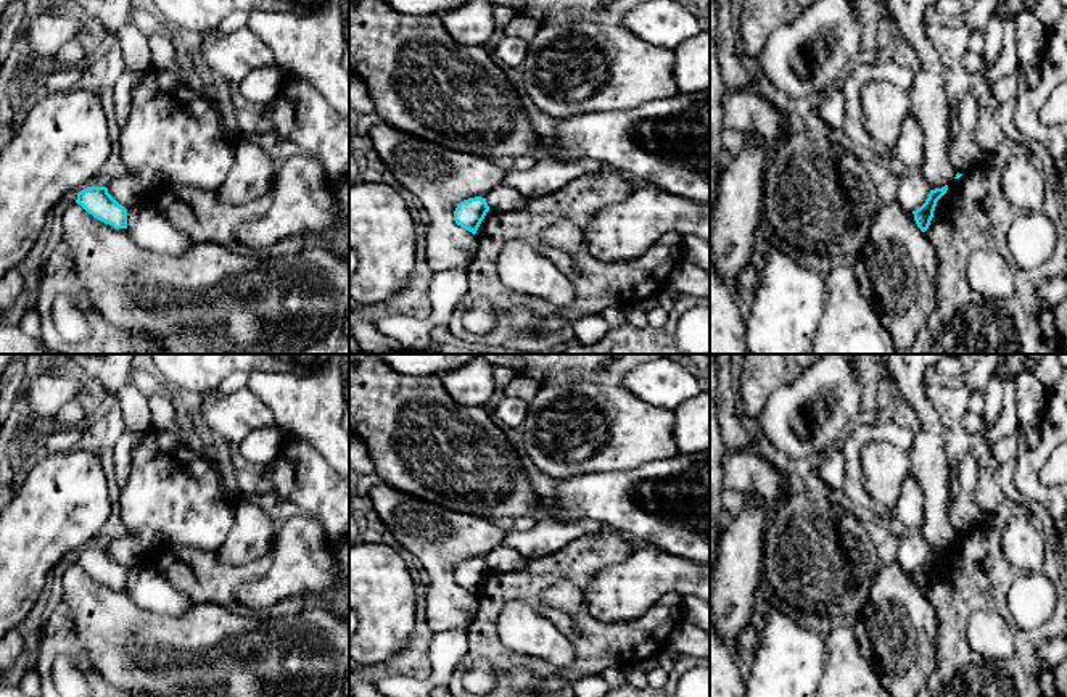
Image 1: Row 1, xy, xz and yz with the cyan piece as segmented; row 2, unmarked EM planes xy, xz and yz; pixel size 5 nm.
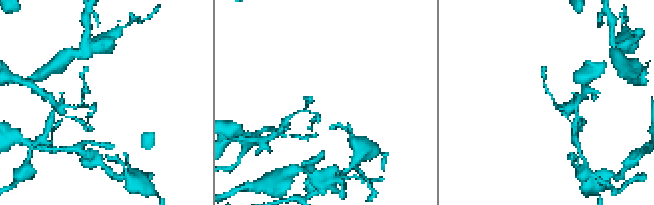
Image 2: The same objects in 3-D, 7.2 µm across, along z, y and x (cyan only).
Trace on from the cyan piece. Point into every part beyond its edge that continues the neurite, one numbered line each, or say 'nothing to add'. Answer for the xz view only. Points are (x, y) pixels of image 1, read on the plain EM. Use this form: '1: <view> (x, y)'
nothing to add

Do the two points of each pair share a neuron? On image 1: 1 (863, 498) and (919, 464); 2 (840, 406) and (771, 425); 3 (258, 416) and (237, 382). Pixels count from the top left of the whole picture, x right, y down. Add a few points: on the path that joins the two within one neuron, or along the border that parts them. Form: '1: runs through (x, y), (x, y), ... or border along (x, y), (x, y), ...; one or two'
1: border along (860, 456), (863, 486), (882, 503); two
2: runs through (823, 396), (819, 400), (805, 400), (789, 412); one
3: border along (245, 385), (226, 393), (210, 391); two

